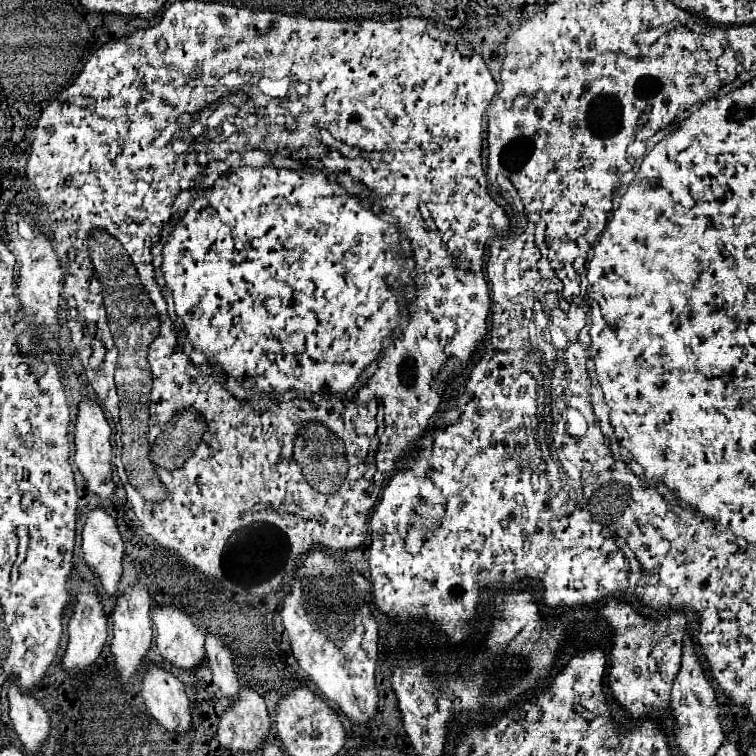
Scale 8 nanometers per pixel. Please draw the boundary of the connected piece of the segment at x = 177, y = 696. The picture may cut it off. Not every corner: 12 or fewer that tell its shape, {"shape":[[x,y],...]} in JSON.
{"shape":[[148,663],[140,693],[164,729],[190,729],[184,683]]}

